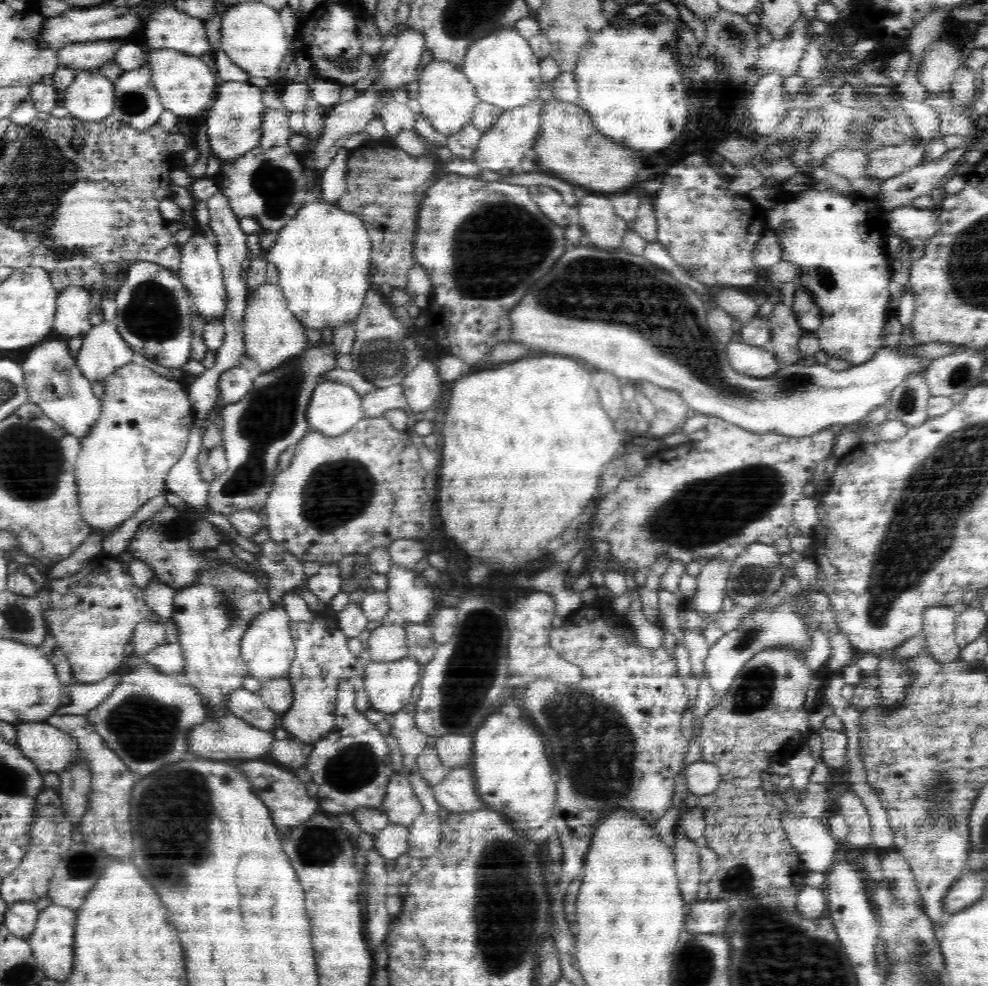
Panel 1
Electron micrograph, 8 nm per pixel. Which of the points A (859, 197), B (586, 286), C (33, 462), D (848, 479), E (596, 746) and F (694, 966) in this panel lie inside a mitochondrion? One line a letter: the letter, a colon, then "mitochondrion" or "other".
A: other
B: mitochondrion
C: mitochondrion
D: other
E: mitochondrion
F: mitochondrion

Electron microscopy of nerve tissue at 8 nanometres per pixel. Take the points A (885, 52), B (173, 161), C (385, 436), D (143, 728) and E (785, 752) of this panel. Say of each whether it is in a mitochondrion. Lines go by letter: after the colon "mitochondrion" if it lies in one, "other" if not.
A: other
B: other
C: other
D: mitochondrion
E: other

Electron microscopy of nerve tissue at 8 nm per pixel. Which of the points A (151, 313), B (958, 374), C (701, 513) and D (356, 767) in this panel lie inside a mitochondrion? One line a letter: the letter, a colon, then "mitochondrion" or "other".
A: mitochondrion
B: mitochondrion
C: mitochondrion
D: mitochondrion

